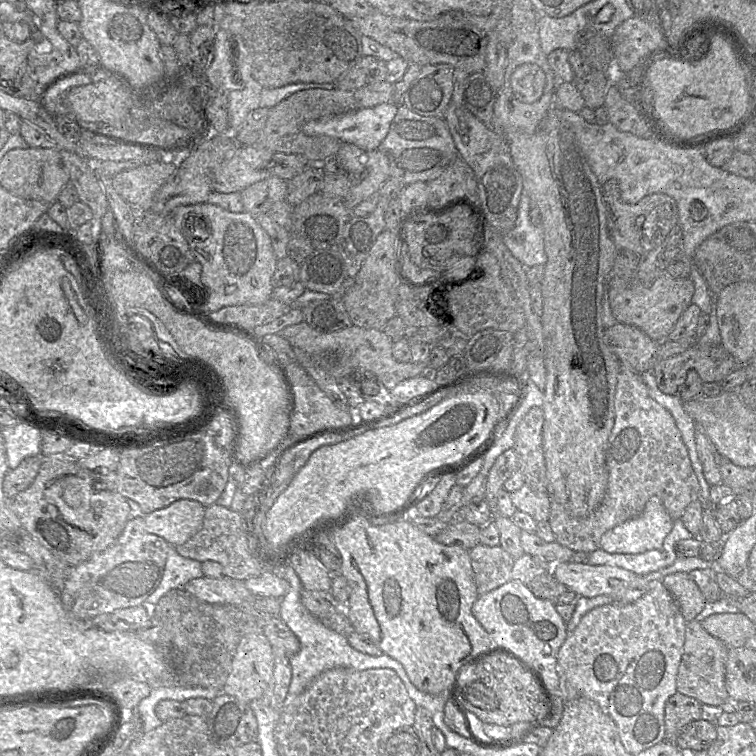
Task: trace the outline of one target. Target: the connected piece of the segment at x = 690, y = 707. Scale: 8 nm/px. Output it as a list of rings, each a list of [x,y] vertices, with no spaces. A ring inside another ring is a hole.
[[[675,693],[665,705],[665,738],[675,744],[678,731],[686,724],[701,719],[702,704],[689,696]]]

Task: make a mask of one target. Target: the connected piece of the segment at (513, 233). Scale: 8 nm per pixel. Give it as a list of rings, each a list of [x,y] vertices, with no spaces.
[[[523,191],[515,226],[503,237],[512,255],[526,268],[545,265],[547,261],[542,226],[532,224],[529,219],[530,203],[530,198]]]

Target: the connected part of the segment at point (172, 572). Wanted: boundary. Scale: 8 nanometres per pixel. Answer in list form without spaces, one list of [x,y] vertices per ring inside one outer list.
[[[171,547],[161,582],[143,605],[153,608],[170,590],[184,589],[185,584],[190,580],[203,577],[201,567],[201,562],[183,557],[178,554],[175,547]]]

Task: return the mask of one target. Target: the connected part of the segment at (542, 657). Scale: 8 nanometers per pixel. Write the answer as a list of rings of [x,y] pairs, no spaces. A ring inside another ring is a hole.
[[[511,580],[502,586],[478,596],[471,612],[495,646],[504,646],[517,654],[534,673],[538,673],[553,696],[561,697],[561,671],[558,667],[558,652],[568,636],[566,623],[548,600],[536,598],[523,583]]]

